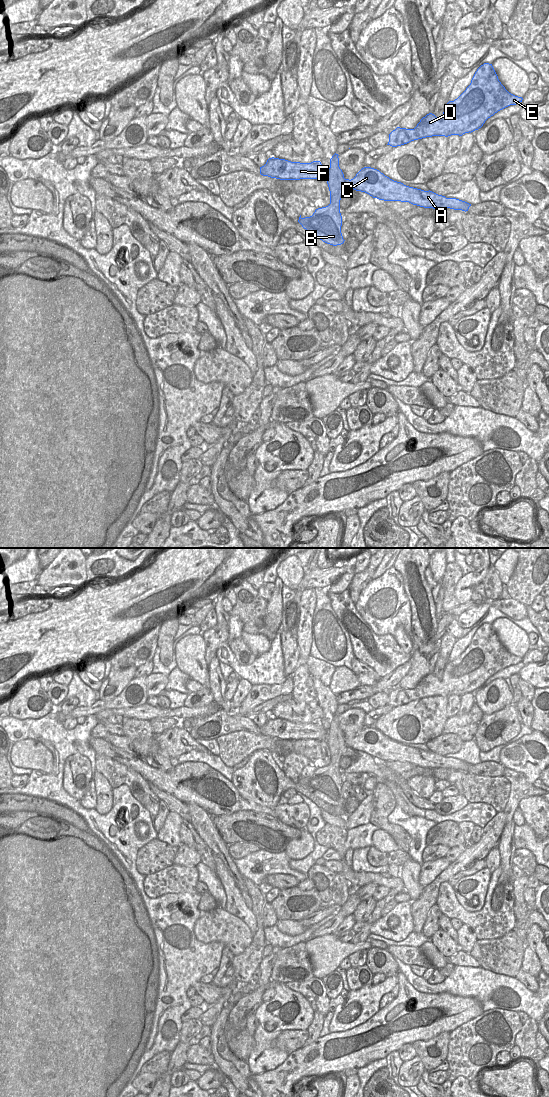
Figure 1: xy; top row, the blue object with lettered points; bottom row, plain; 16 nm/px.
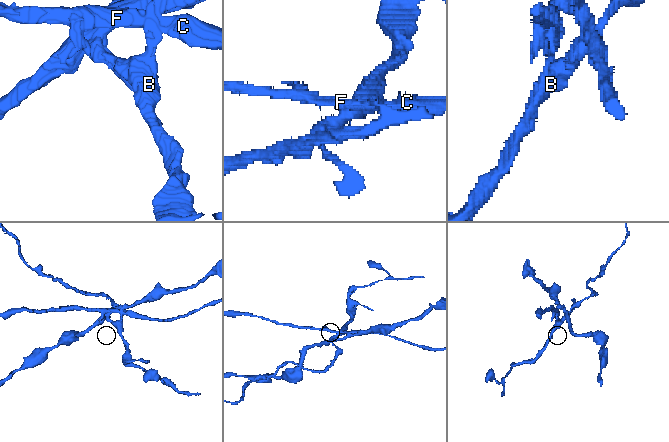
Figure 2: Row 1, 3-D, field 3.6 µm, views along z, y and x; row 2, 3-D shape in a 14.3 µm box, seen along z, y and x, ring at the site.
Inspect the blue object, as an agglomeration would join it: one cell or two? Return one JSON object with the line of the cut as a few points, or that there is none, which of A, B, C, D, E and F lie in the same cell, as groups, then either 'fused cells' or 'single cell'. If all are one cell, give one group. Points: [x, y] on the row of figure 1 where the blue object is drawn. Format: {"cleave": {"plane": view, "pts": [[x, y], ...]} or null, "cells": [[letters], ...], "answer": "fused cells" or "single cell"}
{"cleave": {"plane": "xy", "pts": [[328, 169], [327, 178]]}, "cells": [["A", "C", "F"], ["B", "D", "E"]], "answer": "fused cells"}

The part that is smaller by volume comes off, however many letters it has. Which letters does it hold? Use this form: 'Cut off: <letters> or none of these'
Cut off: A, C, F

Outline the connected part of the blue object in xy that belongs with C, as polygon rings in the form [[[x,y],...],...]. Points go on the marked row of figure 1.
[[[371,167],[362,168],[353,179],[345,179],[345,183],[356,191],[365,192],[373,198],[384,201],[409,202],[424,208],[450,208],[465,212],[471,206],[456,198],[446,198],[430,190],[406,186]]]

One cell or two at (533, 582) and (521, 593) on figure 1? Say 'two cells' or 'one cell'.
one cell

